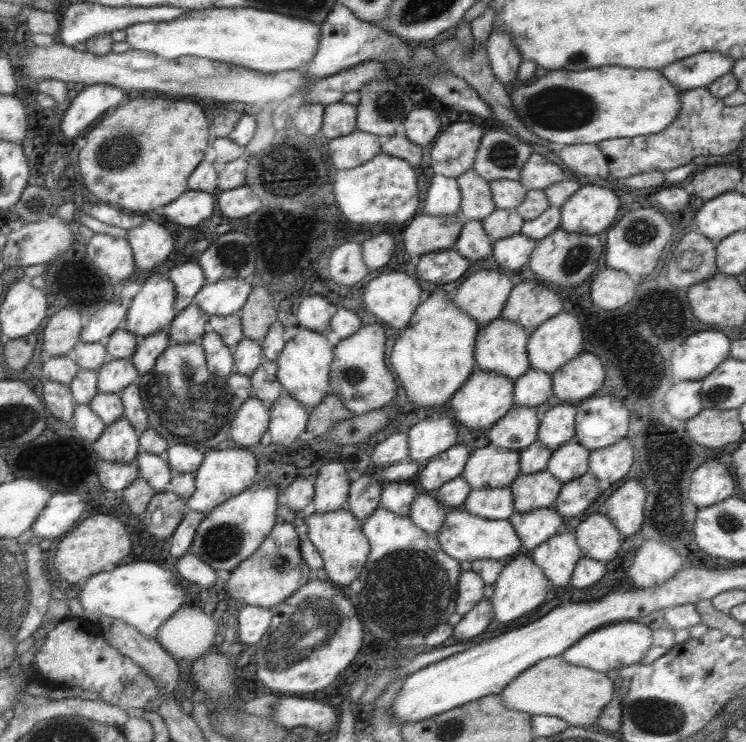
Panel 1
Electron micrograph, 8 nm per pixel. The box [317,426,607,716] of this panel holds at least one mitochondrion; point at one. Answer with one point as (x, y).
(412, 572)

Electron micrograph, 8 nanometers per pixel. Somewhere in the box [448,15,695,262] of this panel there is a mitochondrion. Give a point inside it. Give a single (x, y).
(559, 108)

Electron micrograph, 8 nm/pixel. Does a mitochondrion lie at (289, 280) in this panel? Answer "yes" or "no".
no

